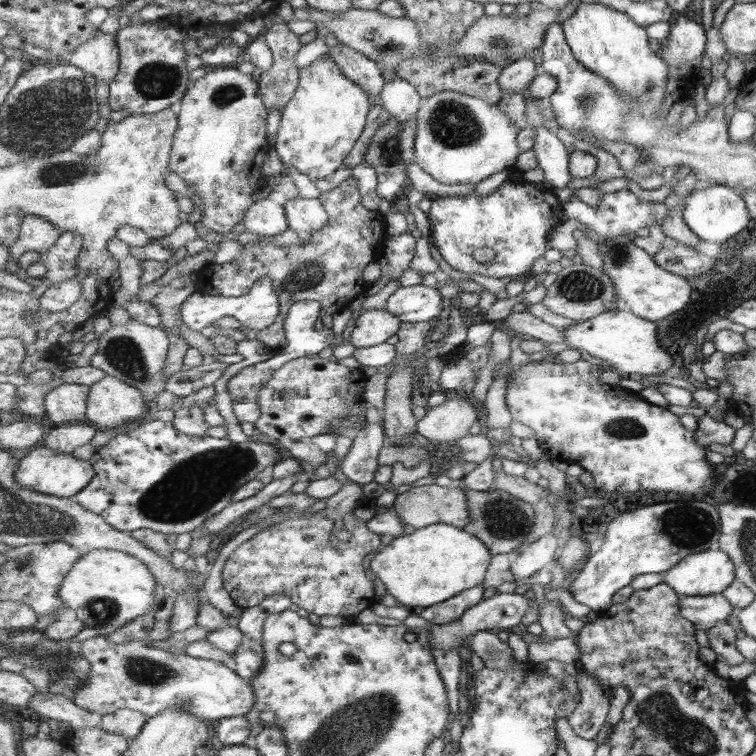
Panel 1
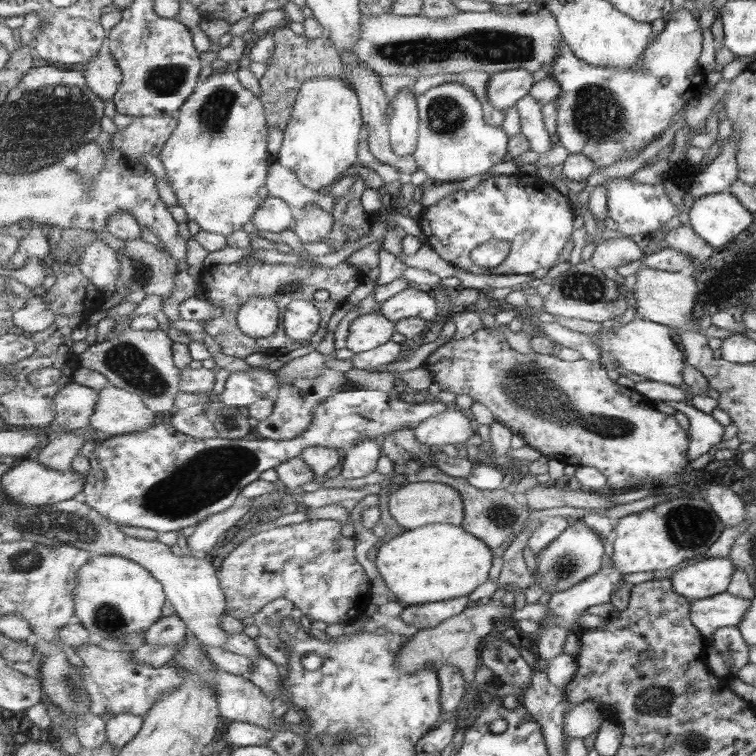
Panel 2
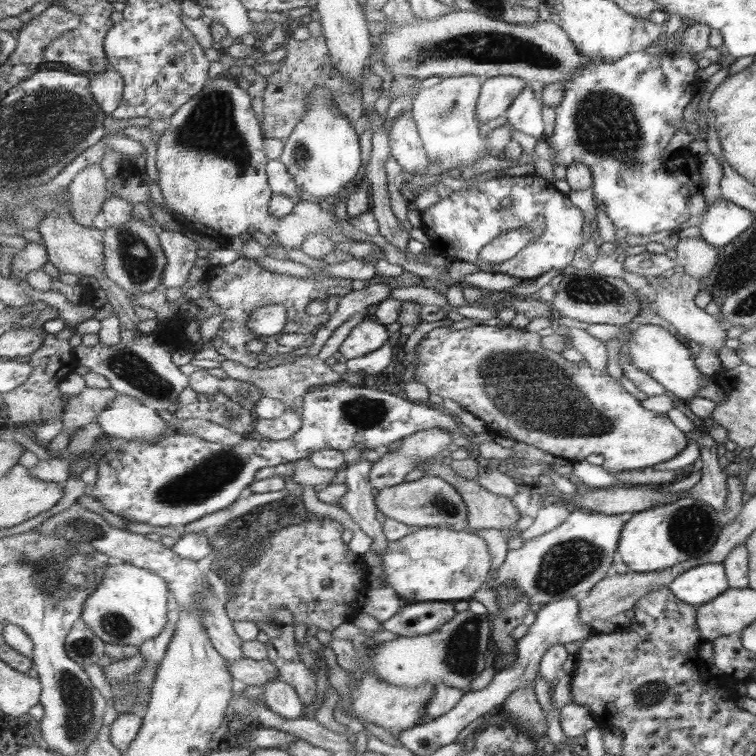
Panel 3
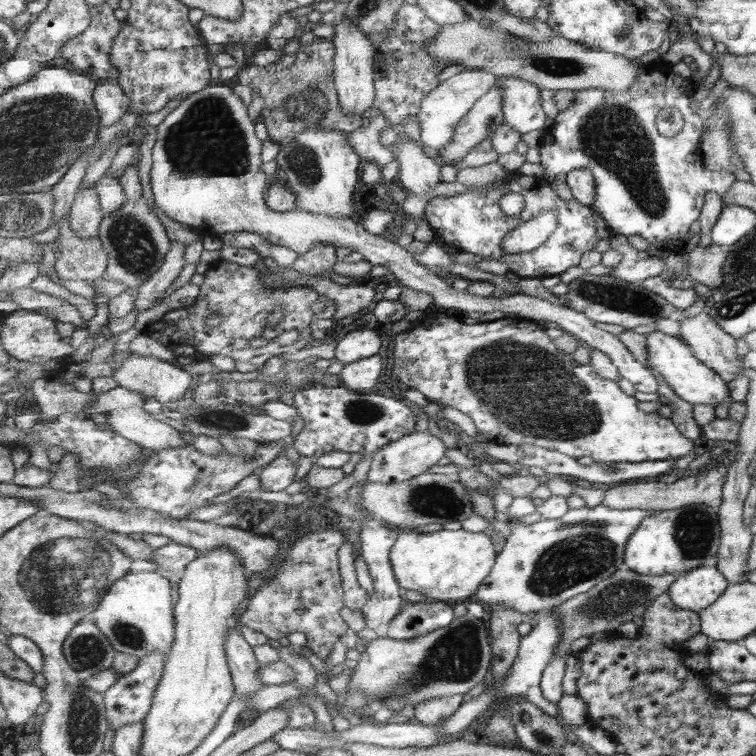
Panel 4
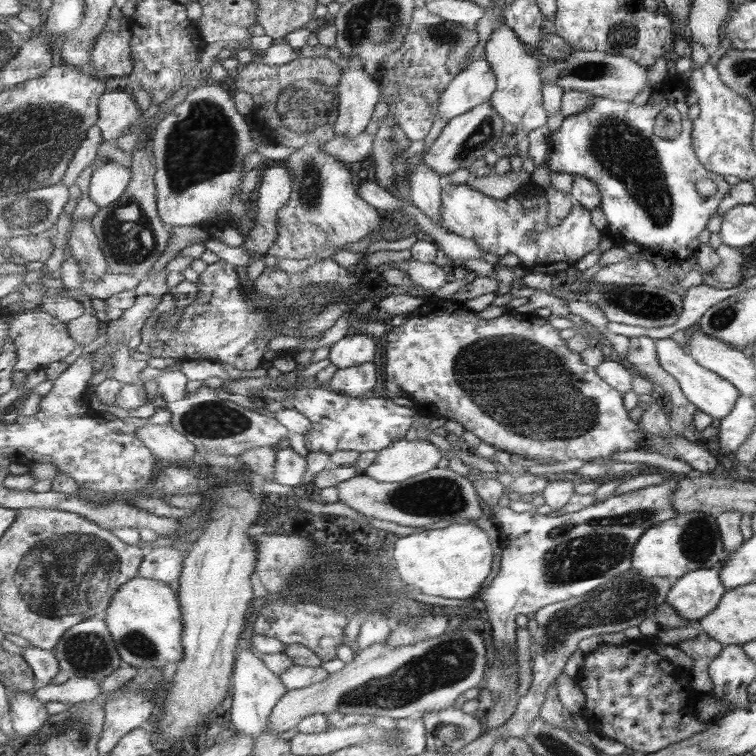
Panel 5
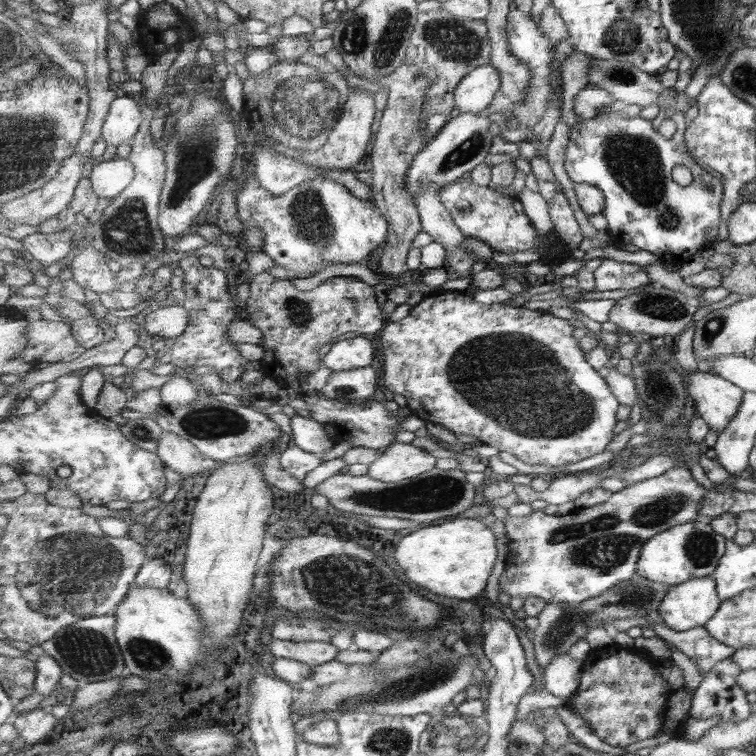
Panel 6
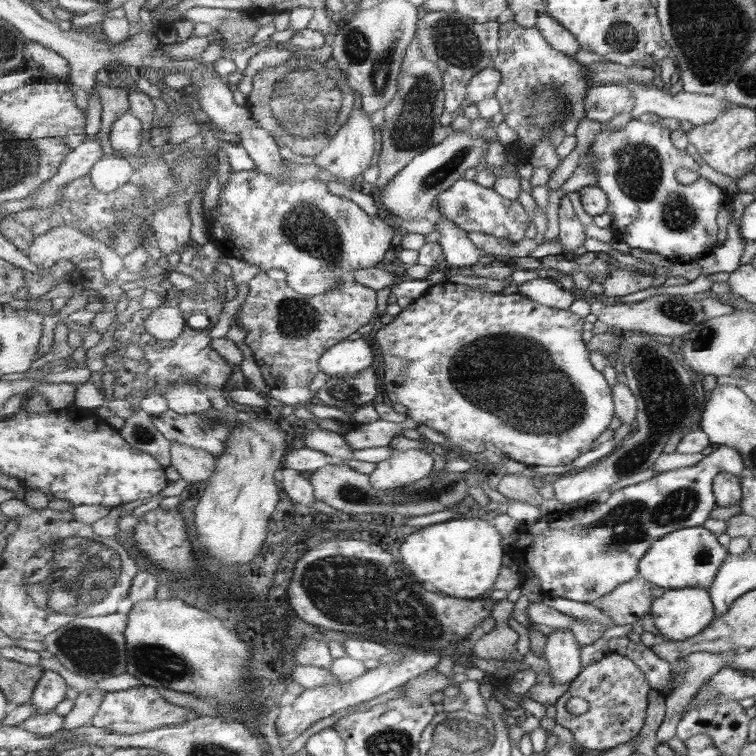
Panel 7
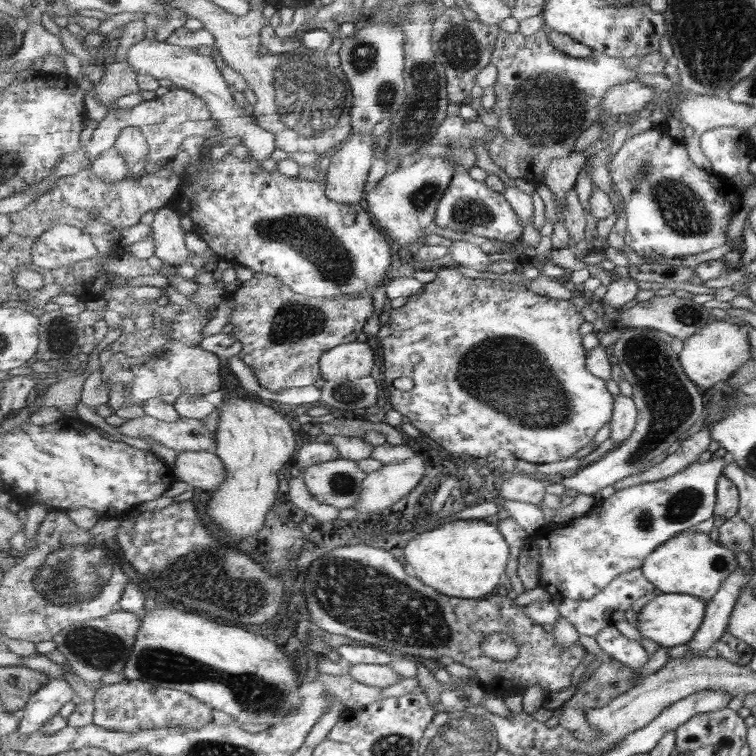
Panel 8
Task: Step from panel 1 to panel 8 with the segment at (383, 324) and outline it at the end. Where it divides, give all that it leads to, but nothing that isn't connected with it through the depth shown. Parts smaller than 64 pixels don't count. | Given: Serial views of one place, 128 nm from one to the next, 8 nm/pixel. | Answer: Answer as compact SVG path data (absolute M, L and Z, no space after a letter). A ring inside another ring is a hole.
M364 338L336 346L320 358L323 378L338 383L367 378L373 366L375 366L375 352Z

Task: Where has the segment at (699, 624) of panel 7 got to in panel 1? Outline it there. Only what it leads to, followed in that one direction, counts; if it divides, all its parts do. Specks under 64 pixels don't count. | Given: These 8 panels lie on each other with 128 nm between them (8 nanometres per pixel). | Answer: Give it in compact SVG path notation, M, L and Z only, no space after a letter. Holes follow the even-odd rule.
M713 548L683 558L666 573L665 583L680 595L721 594L736 581L736 563L724 550Z

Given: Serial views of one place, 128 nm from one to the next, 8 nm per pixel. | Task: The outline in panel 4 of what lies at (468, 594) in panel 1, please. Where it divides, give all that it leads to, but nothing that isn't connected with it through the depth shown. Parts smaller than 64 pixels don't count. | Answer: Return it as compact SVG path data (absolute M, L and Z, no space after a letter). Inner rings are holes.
M417 602L405 608L388 624L389 638L412 639L449 626L455 618L451 602Z

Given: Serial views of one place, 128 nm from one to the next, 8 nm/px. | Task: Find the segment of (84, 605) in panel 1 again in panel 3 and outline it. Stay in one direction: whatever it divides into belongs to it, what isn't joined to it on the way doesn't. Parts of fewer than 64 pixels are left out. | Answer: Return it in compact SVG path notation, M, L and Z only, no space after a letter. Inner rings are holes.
M111 557L111 563L105 569L105 580L101 581L101 585L93 591L93 596L89 597L82 619L107 643L141 646L145 641L161 636L169 618L174 615L169 610L169 591L169 584L161 575Z

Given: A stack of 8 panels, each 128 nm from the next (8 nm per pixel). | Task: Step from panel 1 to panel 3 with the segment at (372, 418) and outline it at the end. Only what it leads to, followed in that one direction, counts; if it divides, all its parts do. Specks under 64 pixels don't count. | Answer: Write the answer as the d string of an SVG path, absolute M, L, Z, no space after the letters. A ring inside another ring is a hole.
M353 459L347 465L345 475L345 496L335 507L336 510L345 509L357 524L361 525L361 529L375 538L371 550L383 558L385 549L389 546L389 541L383 534L383 522L377 518L379 509L375 502L373 492L374 486L370 483L370 475L372 472L374 462L364 459Z

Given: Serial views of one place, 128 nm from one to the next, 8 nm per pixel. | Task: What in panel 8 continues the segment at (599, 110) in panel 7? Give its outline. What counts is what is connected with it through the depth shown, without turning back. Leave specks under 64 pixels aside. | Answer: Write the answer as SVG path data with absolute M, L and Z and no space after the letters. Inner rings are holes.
M631 81L629 83L613 86L609 89L608 96L605 96L604 102L604 118L619 114L633 114L643 110L649 102L655 102L658 92L639 84L639 82Z

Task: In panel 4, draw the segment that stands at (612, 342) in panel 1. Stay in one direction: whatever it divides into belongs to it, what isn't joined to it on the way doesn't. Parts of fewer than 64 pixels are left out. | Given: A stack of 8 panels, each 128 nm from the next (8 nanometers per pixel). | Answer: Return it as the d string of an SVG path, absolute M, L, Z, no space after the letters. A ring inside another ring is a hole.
M656 331L646 335L646 342L651 368L657 370L661 376L665 376L665 380L683 400L688 400L694 405L713 406L726 401L732 402L726 380L712 367L701 362L693 348L688 346L682 338Z

